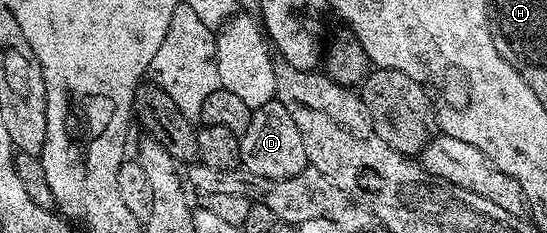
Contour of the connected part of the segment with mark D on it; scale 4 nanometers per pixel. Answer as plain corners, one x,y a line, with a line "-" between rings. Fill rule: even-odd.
273,99
253,109
250,127
239,134
239,140
239,164
247,173
262,175
262,179
290,179
309,168
302,131
298,131
298,123
280,101

